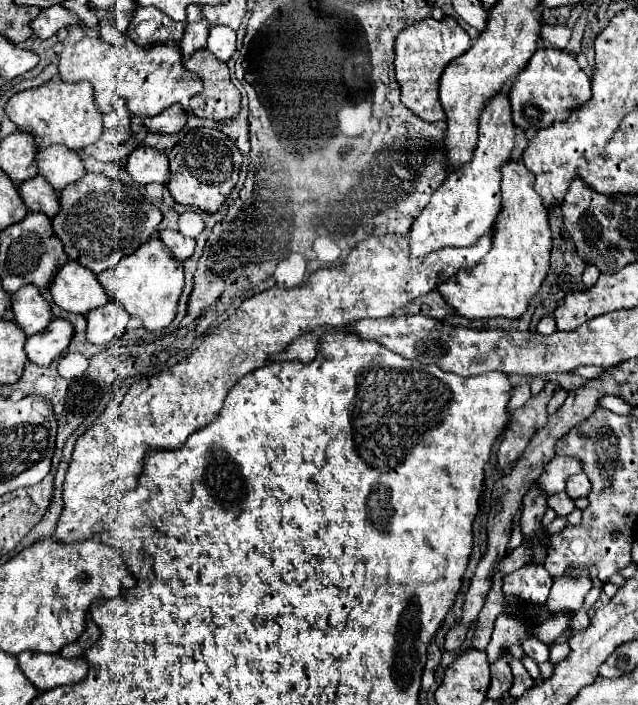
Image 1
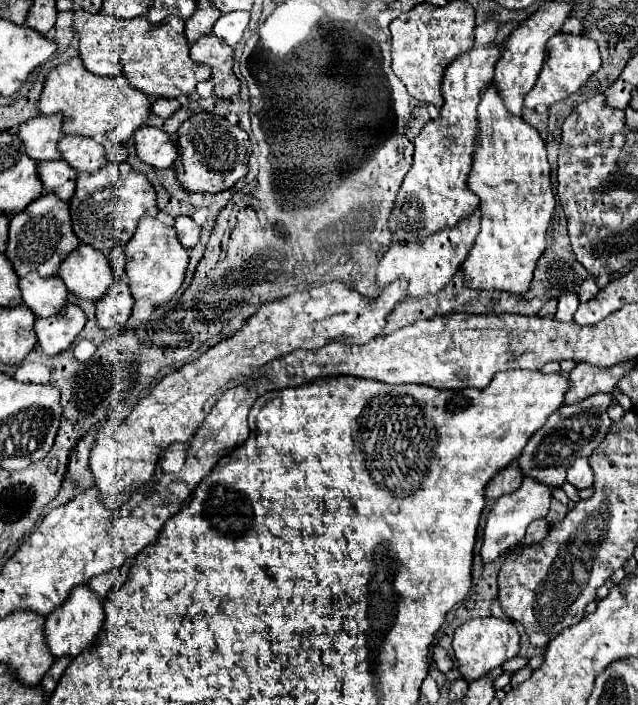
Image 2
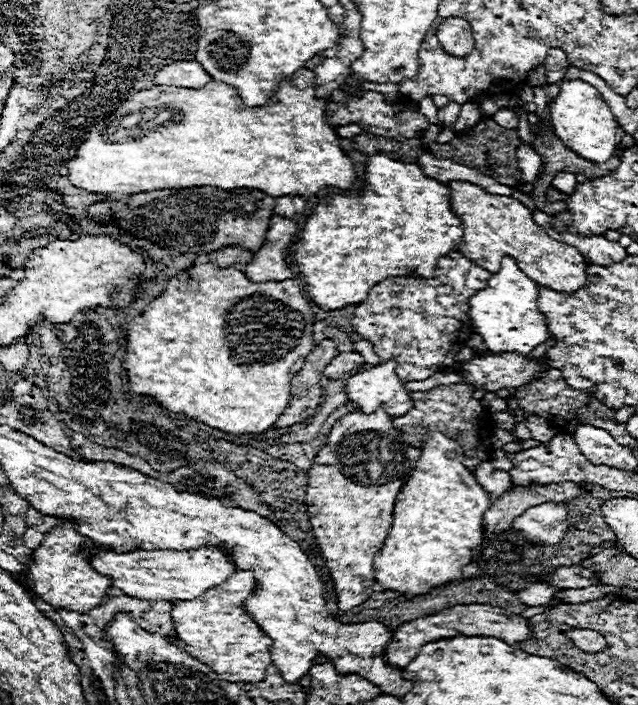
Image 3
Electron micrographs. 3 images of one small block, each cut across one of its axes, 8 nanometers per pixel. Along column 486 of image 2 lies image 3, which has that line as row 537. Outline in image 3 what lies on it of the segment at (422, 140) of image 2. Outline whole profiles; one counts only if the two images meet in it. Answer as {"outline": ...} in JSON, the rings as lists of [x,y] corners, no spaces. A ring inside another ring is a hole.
{"outline":[[[64,522],[62,526],[52,528],[38,550],[32,552],[30,562],[26,566],[26,574],[18,578],[18,582],[36,592],[46,604],[52,608],[64,608],[72,612],[86,614],[90,608],[96,608],[100,600],[106,596],[106,590],[112,586],[108,576],[98,574],[92,566],[88,566],[86,552],[80,552],[80,546],[92,546],[92,542],[72,528],[72,522]]]}

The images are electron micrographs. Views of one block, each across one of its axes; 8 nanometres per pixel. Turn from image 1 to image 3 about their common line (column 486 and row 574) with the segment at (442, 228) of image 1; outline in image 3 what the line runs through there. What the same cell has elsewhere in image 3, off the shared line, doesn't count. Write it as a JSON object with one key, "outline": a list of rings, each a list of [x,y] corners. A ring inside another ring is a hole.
{"outline":[[[214,546],[190,550],[190,552],[130,552],[130,554],[116,554],[112,550],[94,550],[90,552],[90,564],[98,574],[110,576],[114,586],[120,588],[124,594],[142,600],[192,600],[198,598],[208,588],[222,584],[228,576],[234,574],[232,562],[224,556],[222,550]]]}

